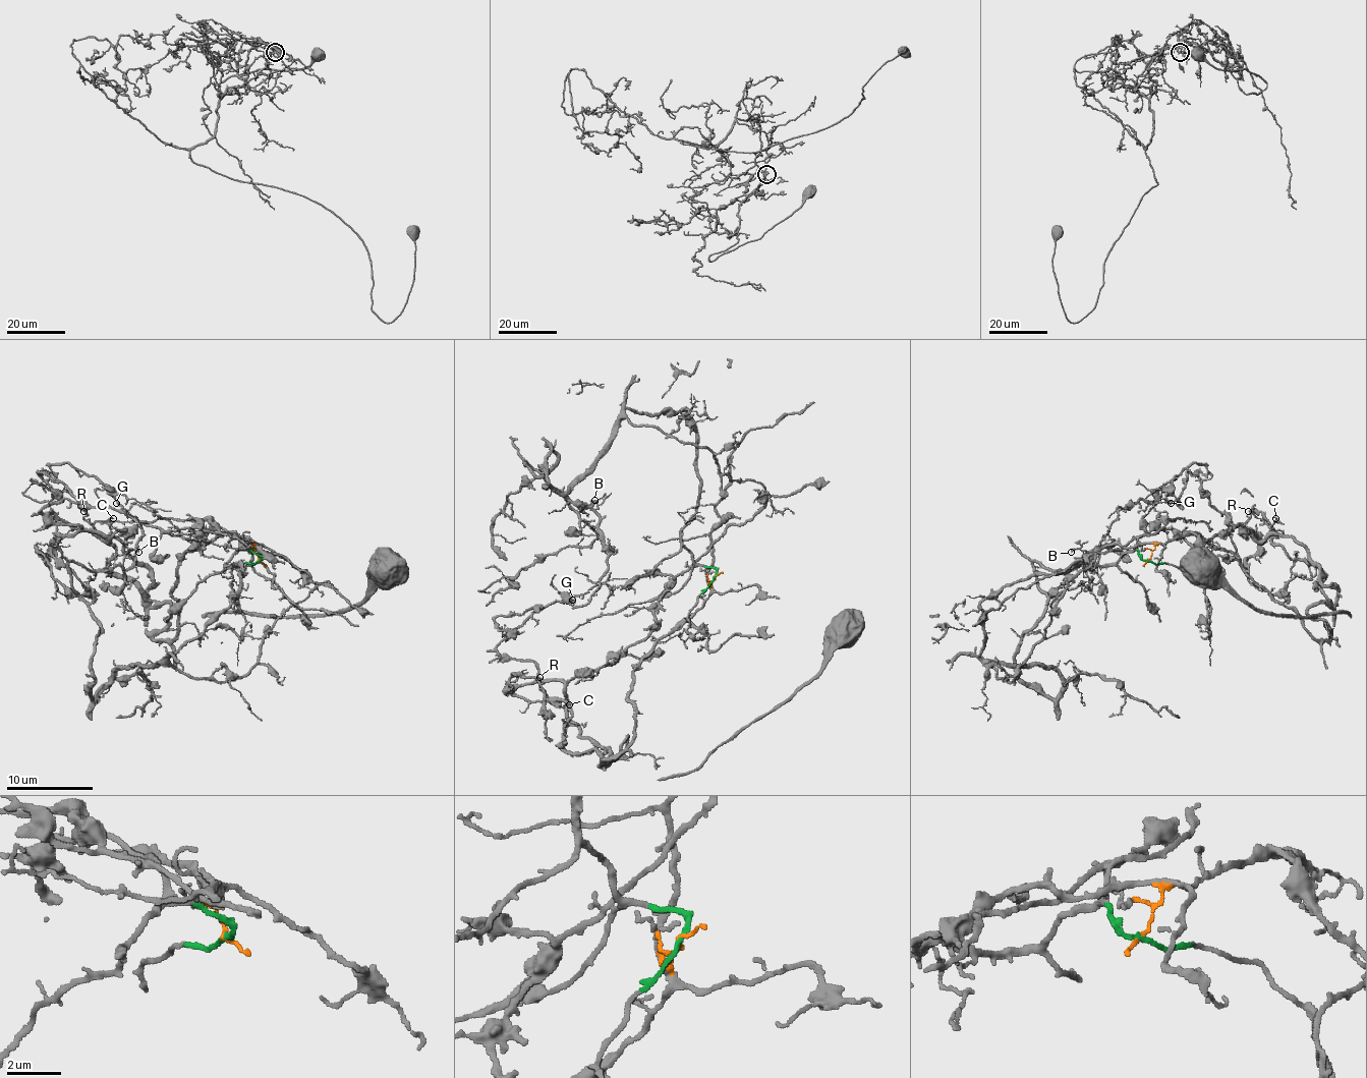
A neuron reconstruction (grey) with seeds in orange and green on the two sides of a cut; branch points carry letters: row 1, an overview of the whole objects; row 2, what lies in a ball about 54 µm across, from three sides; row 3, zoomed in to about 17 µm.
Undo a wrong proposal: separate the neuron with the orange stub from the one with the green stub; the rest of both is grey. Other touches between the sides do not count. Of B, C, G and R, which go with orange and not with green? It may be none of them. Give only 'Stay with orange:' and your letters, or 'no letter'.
Stay with orange: C, G, R

